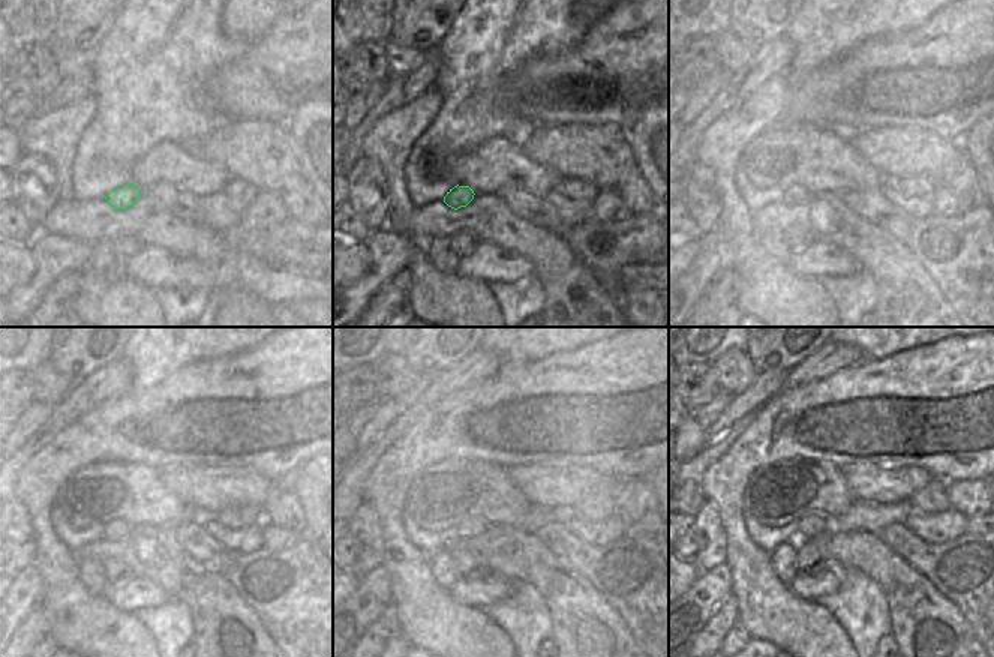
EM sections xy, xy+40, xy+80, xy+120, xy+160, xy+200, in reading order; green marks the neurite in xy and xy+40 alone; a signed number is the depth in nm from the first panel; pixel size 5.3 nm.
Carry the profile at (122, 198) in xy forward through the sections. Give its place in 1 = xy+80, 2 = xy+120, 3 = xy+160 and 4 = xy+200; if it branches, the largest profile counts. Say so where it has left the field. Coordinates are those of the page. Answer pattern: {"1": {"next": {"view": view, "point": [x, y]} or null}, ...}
{"1": {"next": {"view": "xy+80", "point": [792, 195]}}, "2": {"next": {"view": "xy+120", "point": [119, 530]}}, "3": {"next": {"view": "xy+160", "point": [468, 527]}}, "4": {"next": {"view": "xy+200", "point": [814, 524]}}}

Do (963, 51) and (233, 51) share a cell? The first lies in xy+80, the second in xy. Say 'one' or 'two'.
two

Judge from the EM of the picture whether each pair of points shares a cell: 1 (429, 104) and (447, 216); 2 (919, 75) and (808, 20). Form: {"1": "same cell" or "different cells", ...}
{"1": "different cells", "2": "different cells"}

